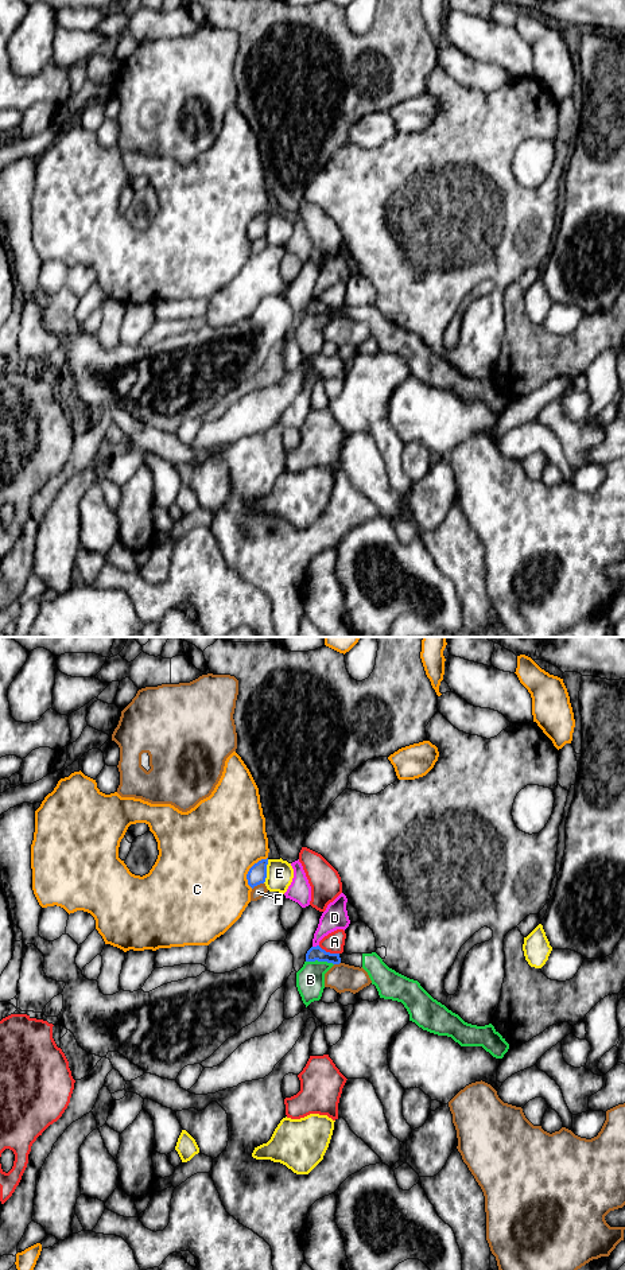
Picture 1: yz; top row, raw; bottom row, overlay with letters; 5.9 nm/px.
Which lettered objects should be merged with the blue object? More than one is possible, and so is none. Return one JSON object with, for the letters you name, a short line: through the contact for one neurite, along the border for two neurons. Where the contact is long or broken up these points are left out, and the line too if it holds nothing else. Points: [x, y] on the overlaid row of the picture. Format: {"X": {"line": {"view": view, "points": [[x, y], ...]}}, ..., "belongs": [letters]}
{"belongs": []}

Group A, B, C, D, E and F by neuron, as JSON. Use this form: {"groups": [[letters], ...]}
{"groups": [["A"], ["B", "D"], ["C"], ["E"], ["F"]]}

